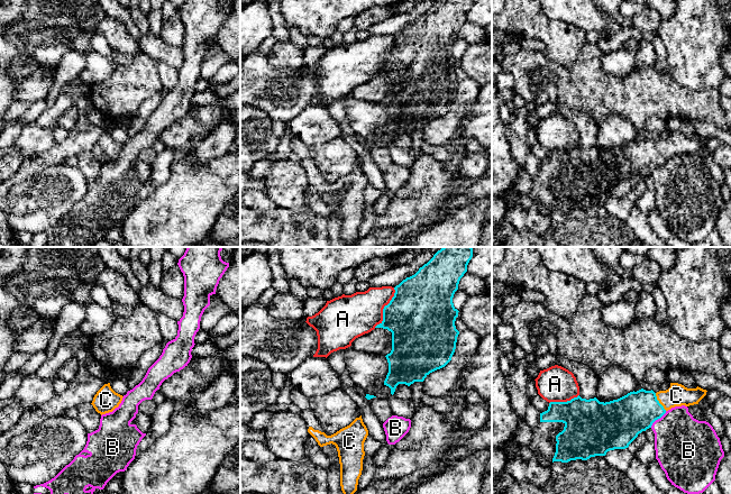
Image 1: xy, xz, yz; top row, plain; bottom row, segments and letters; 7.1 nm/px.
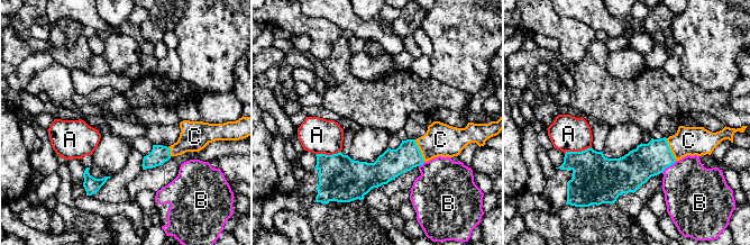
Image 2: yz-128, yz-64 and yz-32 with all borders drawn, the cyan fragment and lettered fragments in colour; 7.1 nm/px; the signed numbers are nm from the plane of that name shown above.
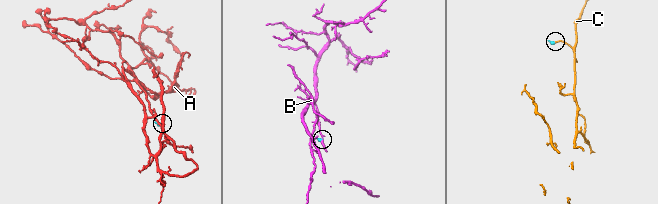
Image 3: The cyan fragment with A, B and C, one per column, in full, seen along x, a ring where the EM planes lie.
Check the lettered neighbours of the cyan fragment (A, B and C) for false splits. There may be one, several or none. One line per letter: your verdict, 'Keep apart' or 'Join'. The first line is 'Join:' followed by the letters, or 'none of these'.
Join: C
A: Keep apart
B: Keep apart
C: Join

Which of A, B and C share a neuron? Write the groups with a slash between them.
A / B / C

